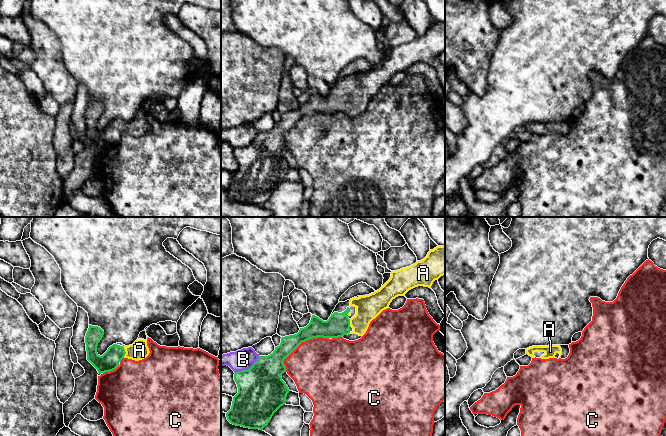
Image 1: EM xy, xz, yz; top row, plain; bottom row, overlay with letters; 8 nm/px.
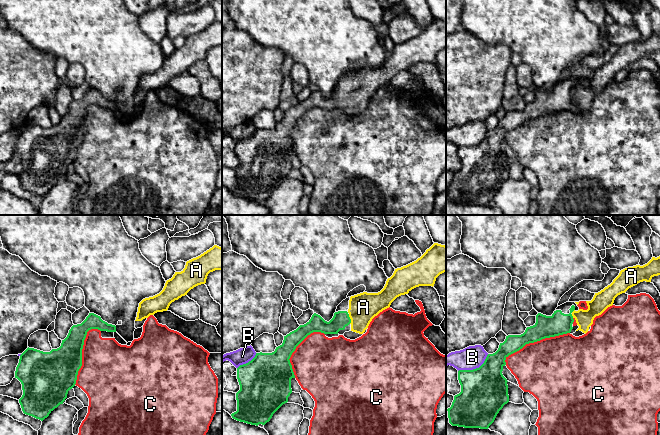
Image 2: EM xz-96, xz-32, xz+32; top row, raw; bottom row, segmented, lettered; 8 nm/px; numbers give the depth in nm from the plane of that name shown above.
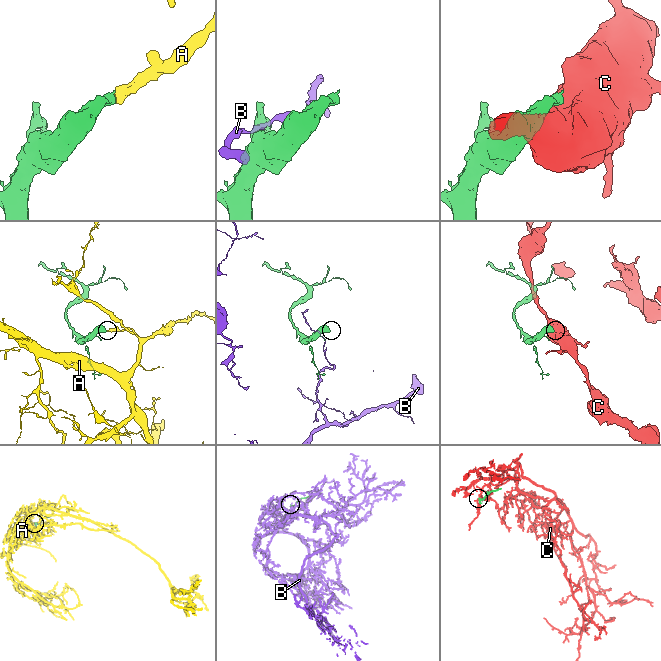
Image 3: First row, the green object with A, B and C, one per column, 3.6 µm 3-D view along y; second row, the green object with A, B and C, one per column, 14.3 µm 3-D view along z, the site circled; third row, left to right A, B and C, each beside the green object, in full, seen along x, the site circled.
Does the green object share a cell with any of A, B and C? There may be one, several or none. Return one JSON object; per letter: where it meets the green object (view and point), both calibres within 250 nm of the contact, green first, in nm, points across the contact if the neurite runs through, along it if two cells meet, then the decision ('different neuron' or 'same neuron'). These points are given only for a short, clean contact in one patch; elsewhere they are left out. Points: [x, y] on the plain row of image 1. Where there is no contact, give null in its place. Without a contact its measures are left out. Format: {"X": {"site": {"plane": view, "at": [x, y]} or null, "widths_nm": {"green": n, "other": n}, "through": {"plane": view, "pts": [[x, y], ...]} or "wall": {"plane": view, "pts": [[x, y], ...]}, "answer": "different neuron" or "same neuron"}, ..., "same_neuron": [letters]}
{"A": {"site": {"plane": "xy", "at": [125, 128]}, "widths_nm": {"green": 150, "other": 150}, "through": {"plane": "xy", "pts": [[109, 137], [118, 128], [125, 128], [139, 126]]}, "answer": "same neuron"}, "B": {"site": {"plane": "xz", "at": [248, 145]}, "widths_nm": {"green": 380, "other": 170}, "answer": "different neuron"}, "C": {"site": {"plane": "xz", "at": [300, 119]}, "widths_nm": {"green": 150, "other": 480}, "answer": "different neuron"}, "same_neuron": ["A"]}

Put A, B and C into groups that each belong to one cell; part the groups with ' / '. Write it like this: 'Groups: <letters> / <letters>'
Groups: A / B / C

